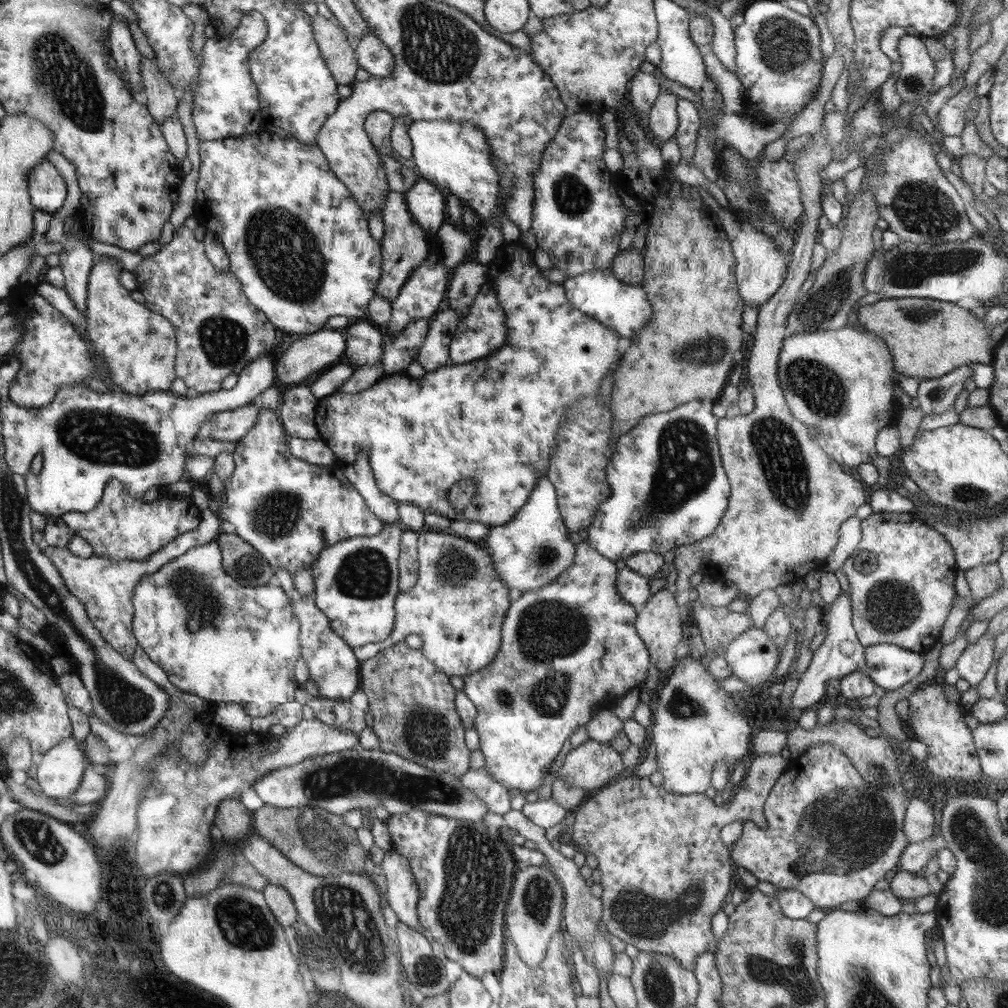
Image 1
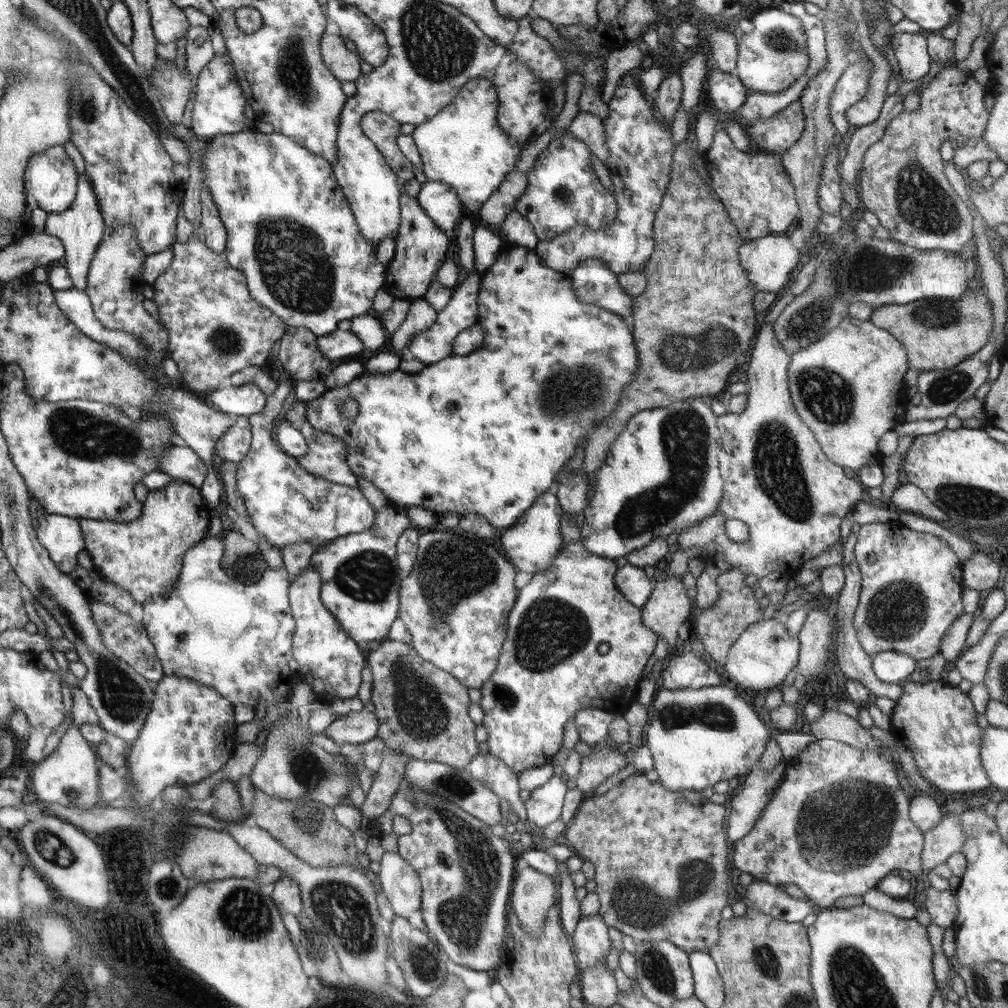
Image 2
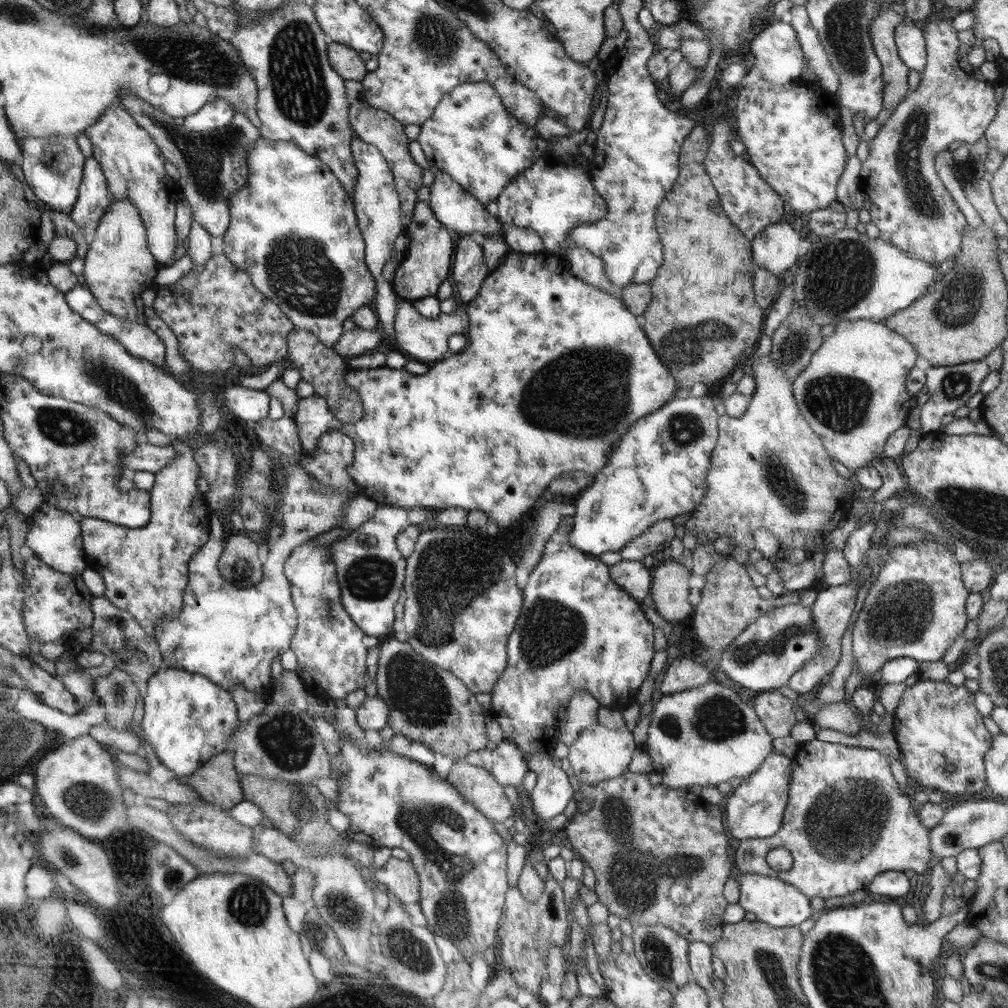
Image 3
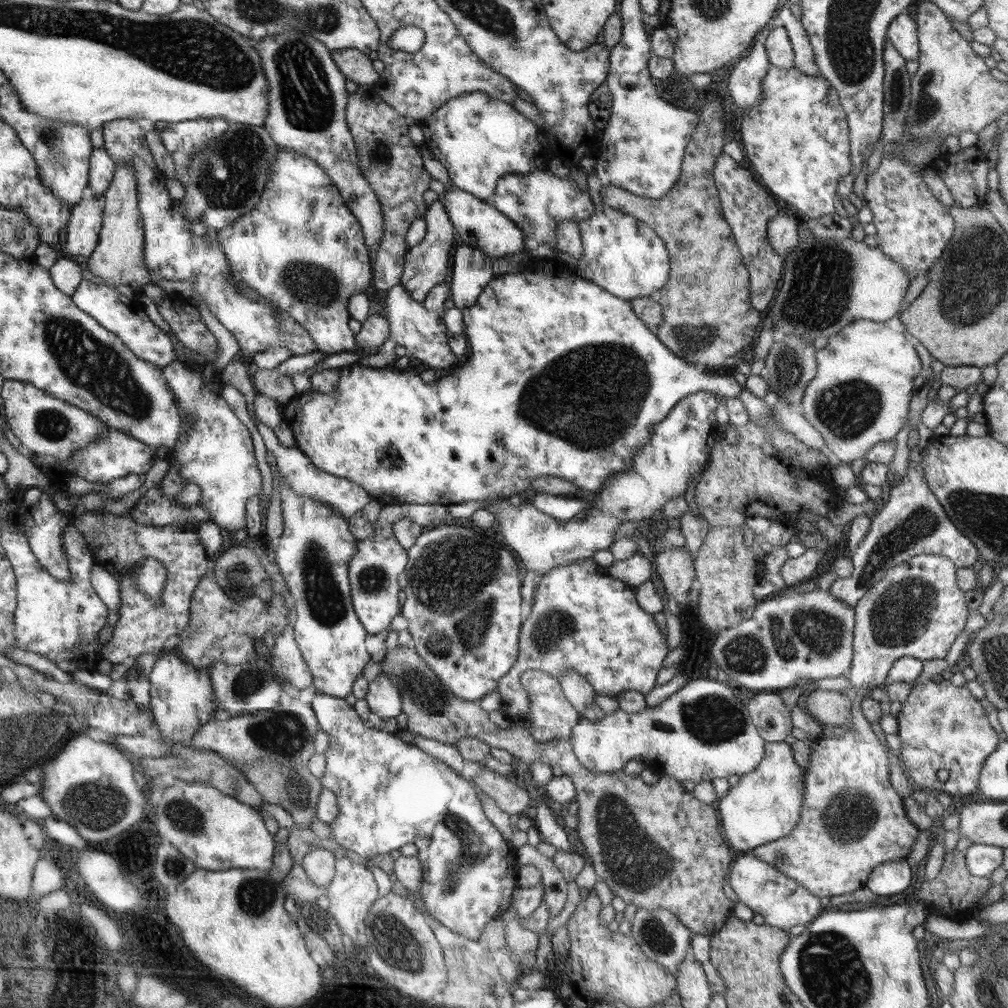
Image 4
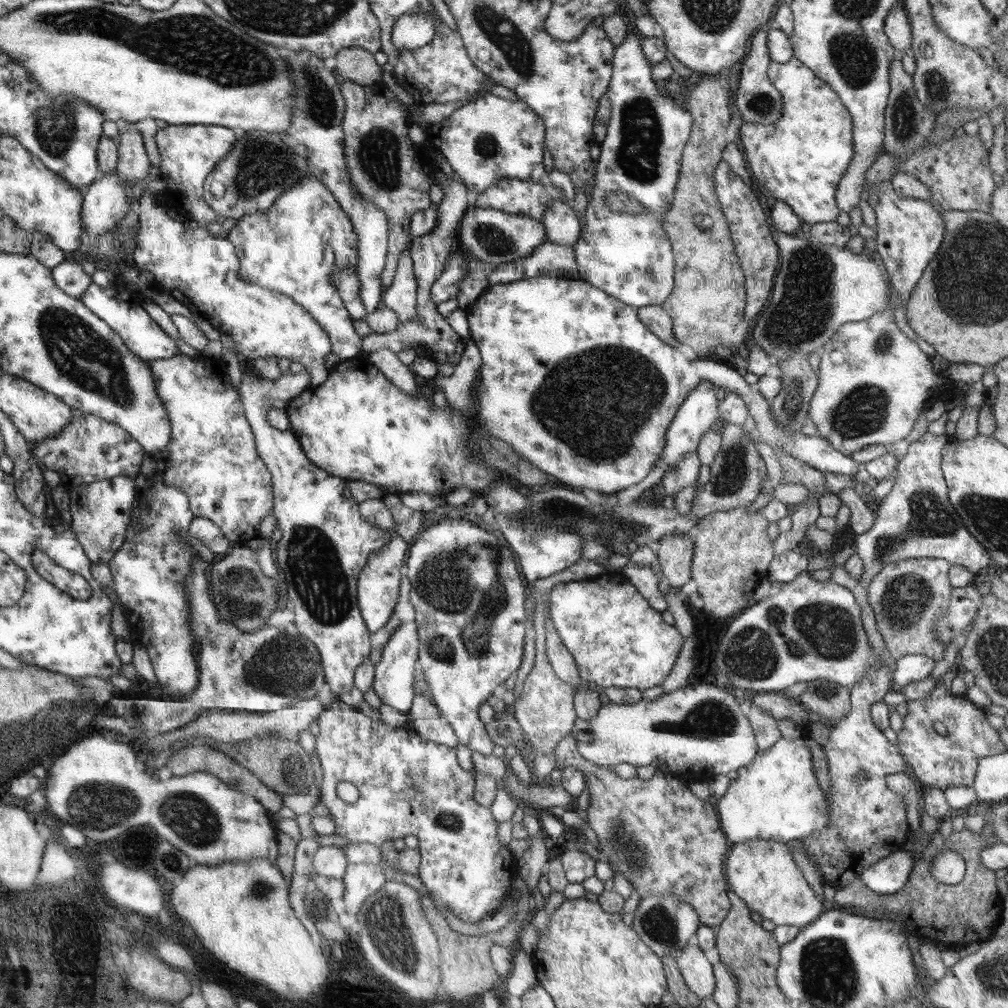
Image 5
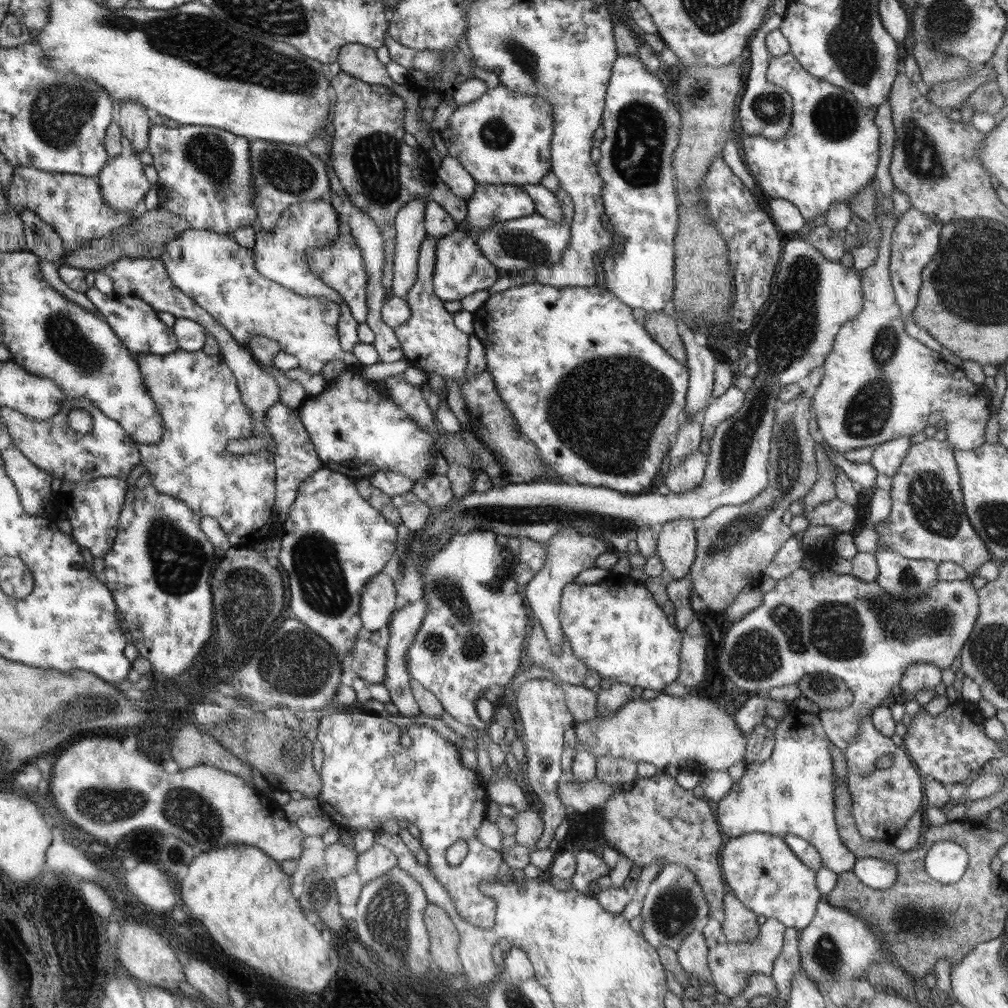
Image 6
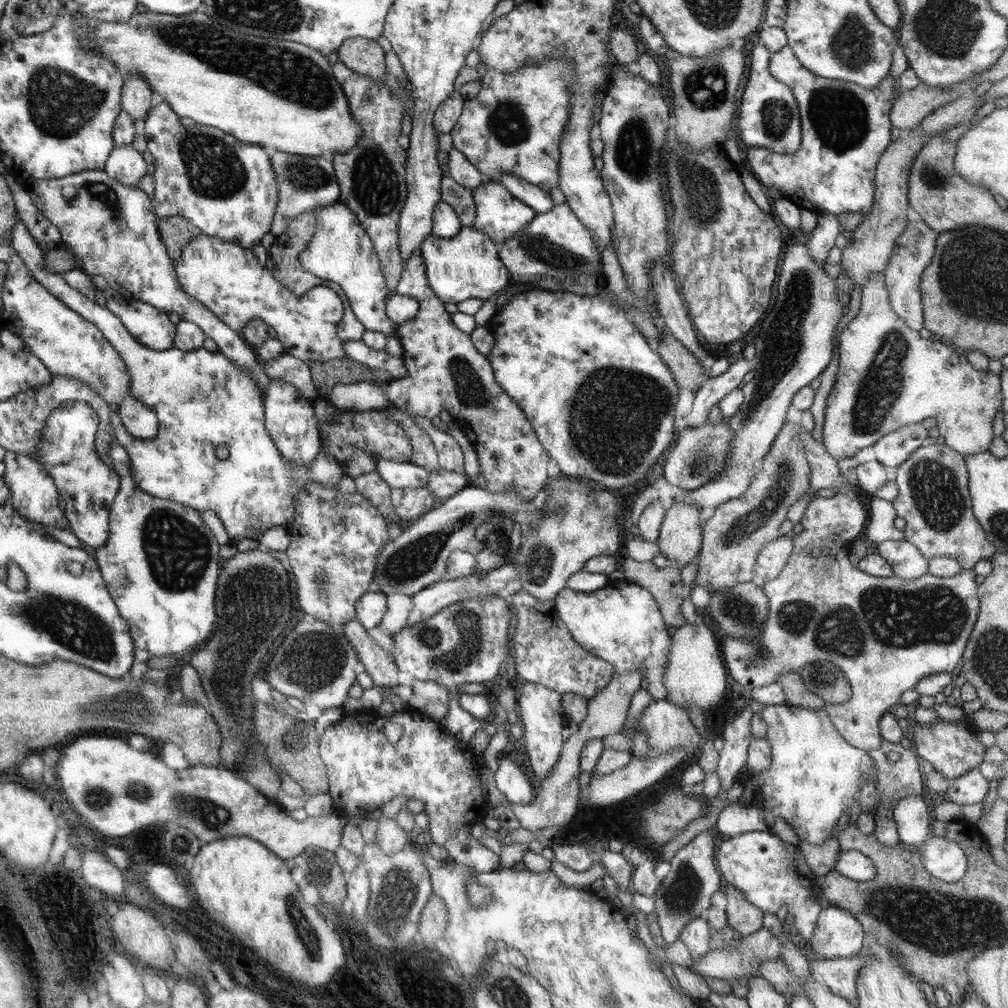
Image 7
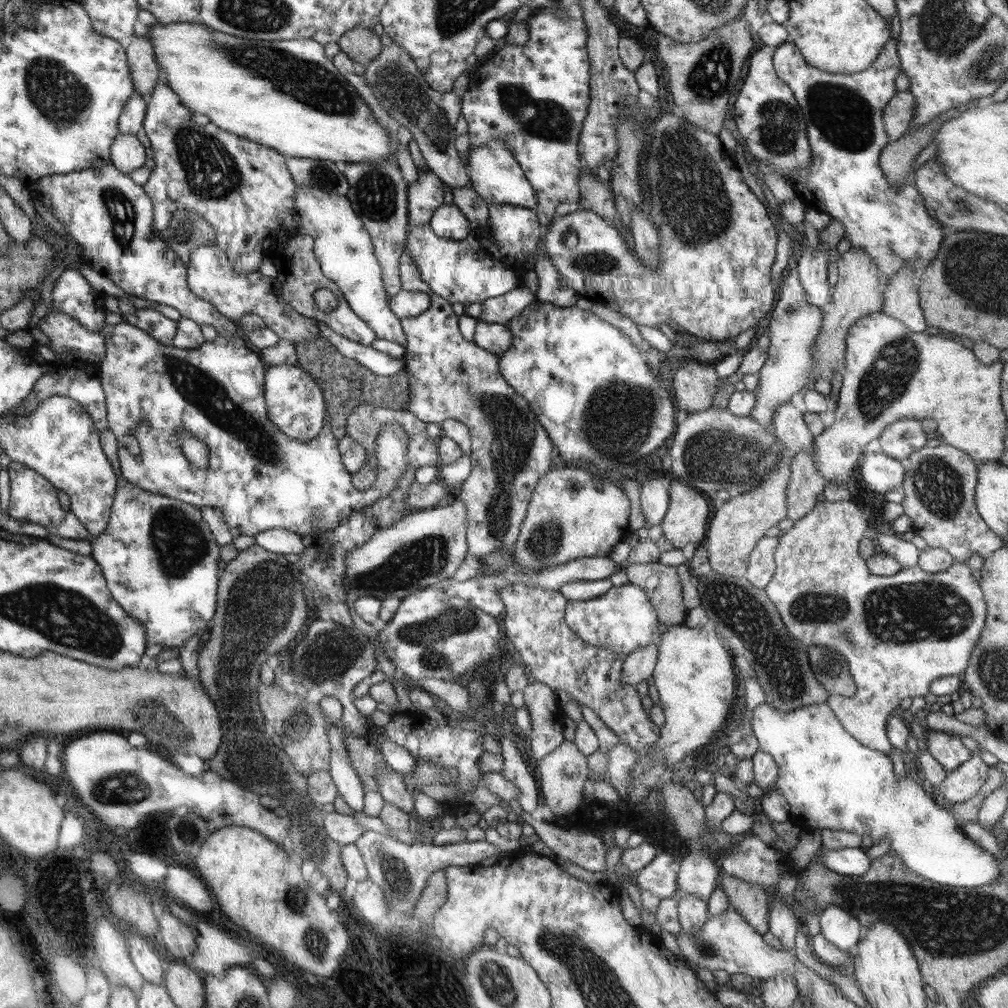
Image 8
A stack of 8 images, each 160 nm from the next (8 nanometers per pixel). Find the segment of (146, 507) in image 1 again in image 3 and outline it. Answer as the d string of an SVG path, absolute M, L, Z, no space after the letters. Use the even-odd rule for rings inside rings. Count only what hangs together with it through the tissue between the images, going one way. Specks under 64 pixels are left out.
M186 439L173 440L176 448L176 459L163 470L154 474L156 483L149 491L153 496L153 519L142 528L128 528L112 524L94 517L78 519L81 526L81 537L84 558L88 568L97 570L102 576L106 597L114 606L127 610L153 636L153 632L166 617L173 619L184 606L185 588L189 582L189 561L208 543L211 513L204 493L200 492L197 480L200 478L200 466L193 454L193 446Z

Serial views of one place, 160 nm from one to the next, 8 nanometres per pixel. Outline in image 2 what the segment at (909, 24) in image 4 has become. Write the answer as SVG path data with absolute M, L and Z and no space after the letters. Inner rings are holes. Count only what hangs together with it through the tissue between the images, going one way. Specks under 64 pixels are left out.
M898 32L892 36L892 48L898 60L898 68L903 80L915 81L924 78L930 72L931 56L927 51L927 33Z

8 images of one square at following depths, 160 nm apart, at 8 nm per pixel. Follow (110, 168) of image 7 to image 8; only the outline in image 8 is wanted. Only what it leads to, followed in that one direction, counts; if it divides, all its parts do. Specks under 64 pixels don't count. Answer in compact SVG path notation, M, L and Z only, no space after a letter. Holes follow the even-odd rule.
M120 134L112 144L112 163L120 171L129 175L142 168L146 162L146 152L136 134Z

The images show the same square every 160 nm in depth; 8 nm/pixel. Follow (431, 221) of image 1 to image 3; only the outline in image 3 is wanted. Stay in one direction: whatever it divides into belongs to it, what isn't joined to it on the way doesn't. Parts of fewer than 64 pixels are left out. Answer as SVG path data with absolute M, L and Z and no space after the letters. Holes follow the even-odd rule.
M433 168L435 179L429 187L430 196L428 204L434 216L452 232L455 236L466 236L473 232L479 232L486 237L502 237L504 227L500 225L500 220L487 212L486 206L482 205L469 192L466 192L451 175L447 175L438 168Z

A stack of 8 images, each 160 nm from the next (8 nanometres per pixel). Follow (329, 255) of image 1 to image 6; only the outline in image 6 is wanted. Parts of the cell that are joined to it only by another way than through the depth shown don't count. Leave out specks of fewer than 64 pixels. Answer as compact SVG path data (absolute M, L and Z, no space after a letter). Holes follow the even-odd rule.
M323 199L315 201L302 201L296 203L281 216L280 220L273 226L273 229L262 229L255 232L255 244L253 256L256 267L262 276L268 280L277 281L287 289L293 290L300 296L321 296L326 300L332 300L338 305L340 319L337 322L337 331L339 332L341 347L346 352L357 346L358 336L356 336L357 319L353 313L348 310L349 306L344 302L343 296L337 289L330 288L313 269L309 267L309 250L312 248L324 248L332 244L342 233L343 224L337 210L331 203Z

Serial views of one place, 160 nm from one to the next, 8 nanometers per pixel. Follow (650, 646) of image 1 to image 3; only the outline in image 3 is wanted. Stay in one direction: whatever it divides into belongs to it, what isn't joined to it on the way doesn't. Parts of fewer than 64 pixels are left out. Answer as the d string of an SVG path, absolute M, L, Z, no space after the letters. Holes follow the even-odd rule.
M671 559L659 564L651 573L650 594L656 612L672 624L684 620L693 611L693 605L688 601L691 575L688 562Z

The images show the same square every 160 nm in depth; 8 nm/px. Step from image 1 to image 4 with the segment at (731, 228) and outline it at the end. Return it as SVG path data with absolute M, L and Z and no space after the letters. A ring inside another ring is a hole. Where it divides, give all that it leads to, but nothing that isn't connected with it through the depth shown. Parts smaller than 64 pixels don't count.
M778 214L767 222L767 239L774 252L782 257L790 254L802 237L796 219L790 216Z

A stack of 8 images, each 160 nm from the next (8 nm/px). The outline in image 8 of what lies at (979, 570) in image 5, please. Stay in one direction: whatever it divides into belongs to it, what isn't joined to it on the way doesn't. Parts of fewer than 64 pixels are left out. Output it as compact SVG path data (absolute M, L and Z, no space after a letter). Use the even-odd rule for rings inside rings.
M946 444L934 448L926 445L908 457L904 465L906 474L901 489L904 490L905 496L901 505L904 514L912 520L912 530L926 540L929 548L948 552L952 556L953 563L966 563L974 554L986 559L996 550L1005 547L1004 540L987 527L977 511L975 503L975 488L978 484L977 462L966 455L966 452Z

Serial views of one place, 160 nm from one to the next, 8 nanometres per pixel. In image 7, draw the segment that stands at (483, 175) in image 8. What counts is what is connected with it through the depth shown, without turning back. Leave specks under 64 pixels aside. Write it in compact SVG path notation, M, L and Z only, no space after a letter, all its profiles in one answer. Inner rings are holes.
M503 172L499 180L494 180L506 187L512 195L527 206L530 206L537 214L549 212L554 207L550 194L539 186L530 184L522 178Z

